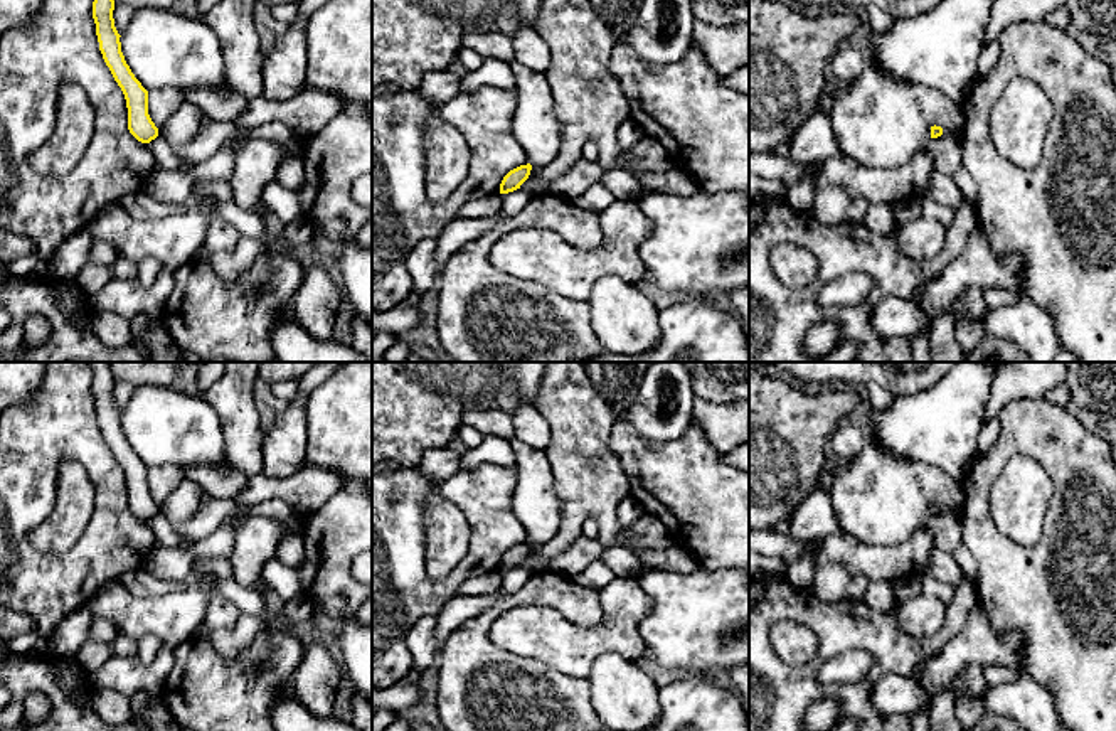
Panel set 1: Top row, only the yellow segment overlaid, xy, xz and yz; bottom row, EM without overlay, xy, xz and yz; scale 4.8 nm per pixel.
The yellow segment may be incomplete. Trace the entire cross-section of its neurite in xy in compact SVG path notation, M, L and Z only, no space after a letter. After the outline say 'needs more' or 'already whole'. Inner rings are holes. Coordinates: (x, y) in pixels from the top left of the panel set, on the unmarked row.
M91 362L93 396L99 428L114 458L121 465L128 485L128 507L141 520L150 520L158 514L158 505L148 492L148 468L135 455L121 430L120 411L114 404L114 377L109 362Z | already whole

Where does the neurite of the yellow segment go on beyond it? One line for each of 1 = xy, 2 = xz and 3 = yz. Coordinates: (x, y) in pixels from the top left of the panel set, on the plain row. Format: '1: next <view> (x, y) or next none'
1: next none
2: next none
3: next none

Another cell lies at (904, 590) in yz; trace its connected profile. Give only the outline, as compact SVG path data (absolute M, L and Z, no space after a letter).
M917 574L917 576L911 576L911 578L894 583L892 588L894 588L895 605L906 603L906 601L922 595L921 583L924 578L926 578L924 574Z

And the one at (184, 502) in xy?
M183 480L158 512L170 522L183 522L199 510L204 495L205 492L197 482Z

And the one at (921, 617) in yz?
M919 595L895 605L897 627L916 640L936 635L946 622L948 605L938 598Z

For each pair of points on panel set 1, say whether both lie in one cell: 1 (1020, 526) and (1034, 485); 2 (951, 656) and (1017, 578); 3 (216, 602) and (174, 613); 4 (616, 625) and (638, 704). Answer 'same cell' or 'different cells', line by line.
1: same cell
2: different cells
3: different cells
4: different cells

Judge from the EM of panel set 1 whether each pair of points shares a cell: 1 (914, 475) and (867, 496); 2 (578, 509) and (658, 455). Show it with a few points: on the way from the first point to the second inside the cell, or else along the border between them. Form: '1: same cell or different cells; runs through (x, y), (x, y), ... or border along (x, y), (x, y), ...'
1: same cell; runs through (903, 487), (894, 496), (879, 496)
2: different cells; border along (611, 438), (611, 448), (621, 464), (630, 494)

